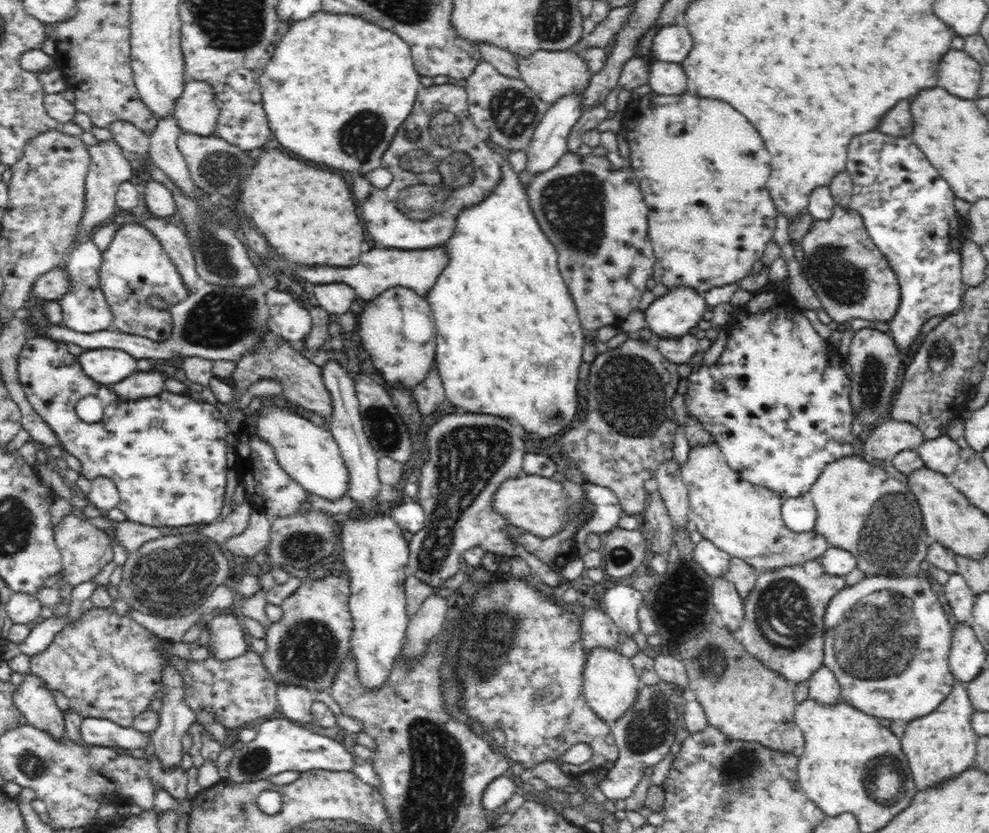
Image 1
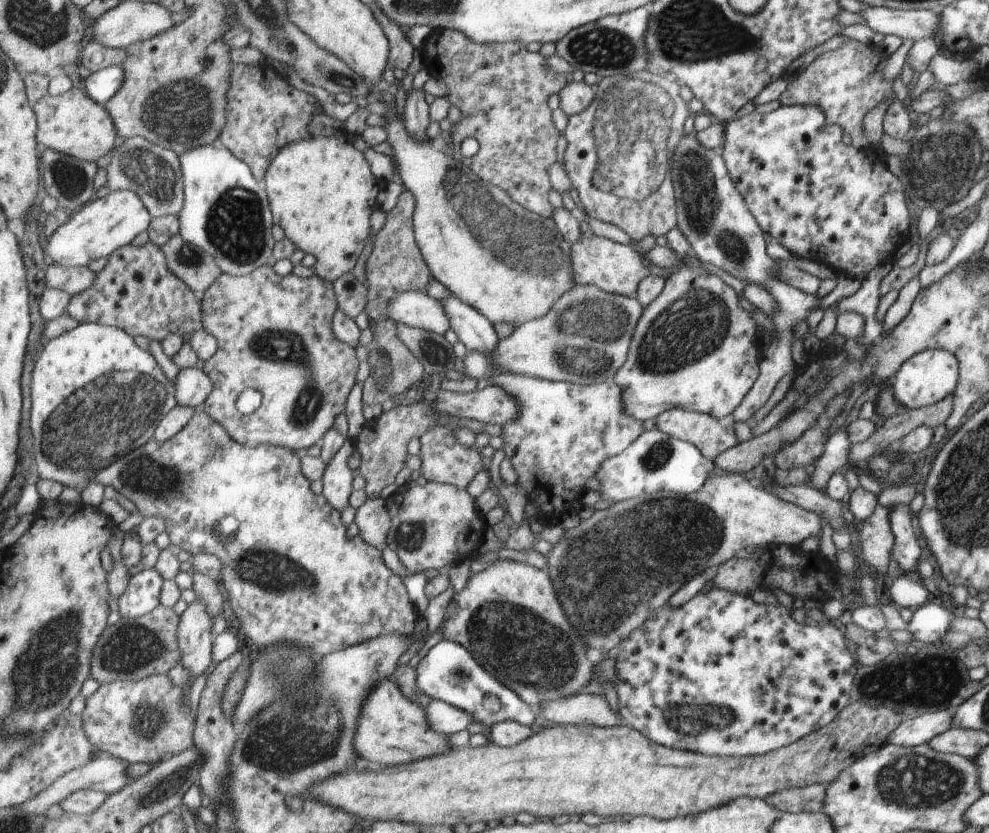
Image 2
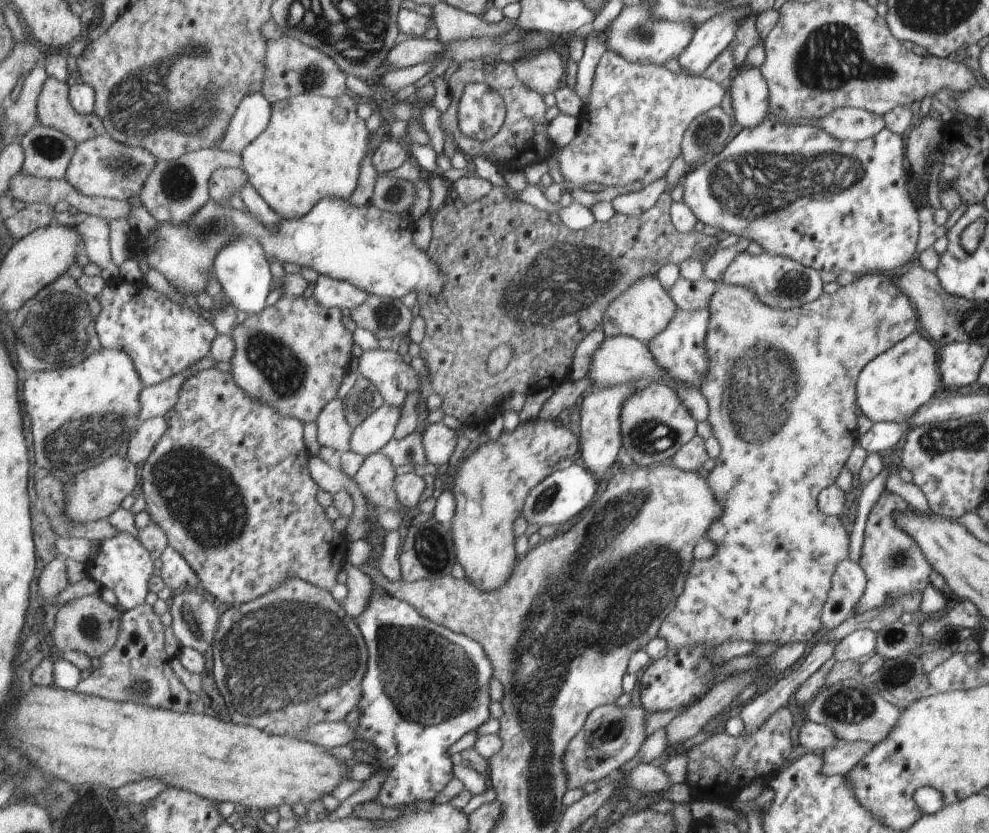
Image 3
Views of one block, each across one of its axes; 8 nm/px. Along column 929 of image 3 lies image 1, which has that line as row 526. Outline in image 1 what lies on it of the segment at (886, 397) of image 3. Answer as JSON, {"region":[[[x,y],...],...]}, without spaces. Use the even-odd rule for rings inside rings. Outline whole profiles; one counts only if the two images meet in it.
{"region":[[[388,516],[350,520],[344,522],[340,532],[341,552],[344,552],[344,564],[348,566],[351,588],[349,611],[353,632],[349,640],[350,653],[356,659],[358,677],[368,691],[379,689],[390,676],[409,623],[404,590],[409,548],[406,548],[406,540],[400,538],[400,525],[396,526],[396,523]]]}

